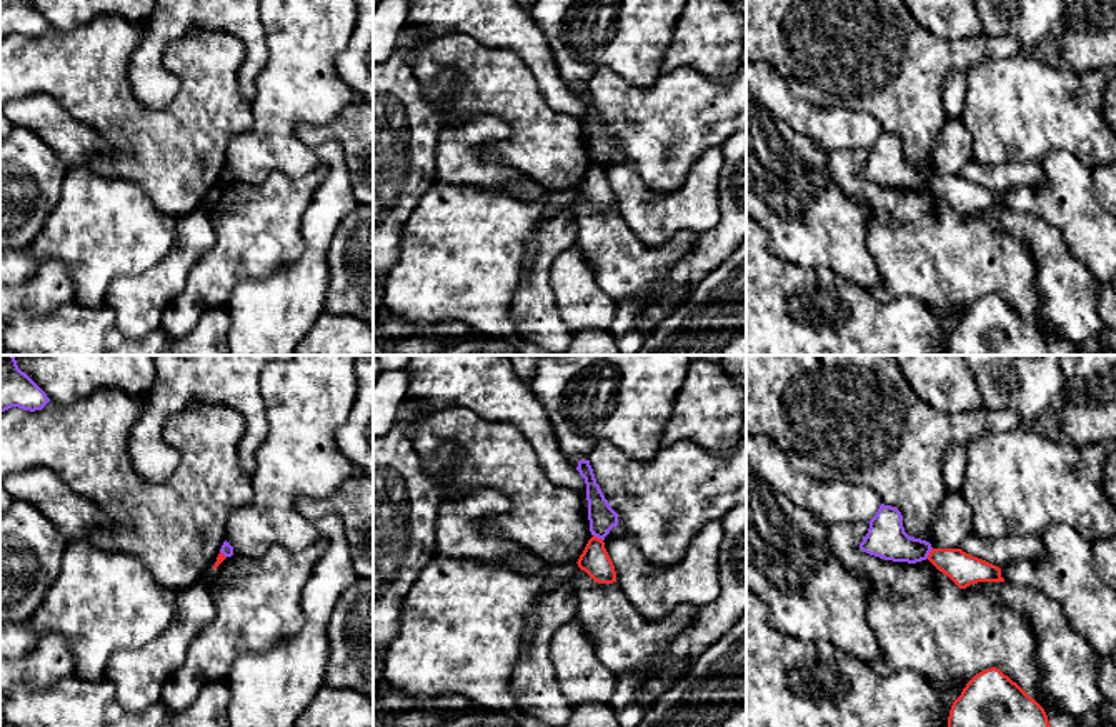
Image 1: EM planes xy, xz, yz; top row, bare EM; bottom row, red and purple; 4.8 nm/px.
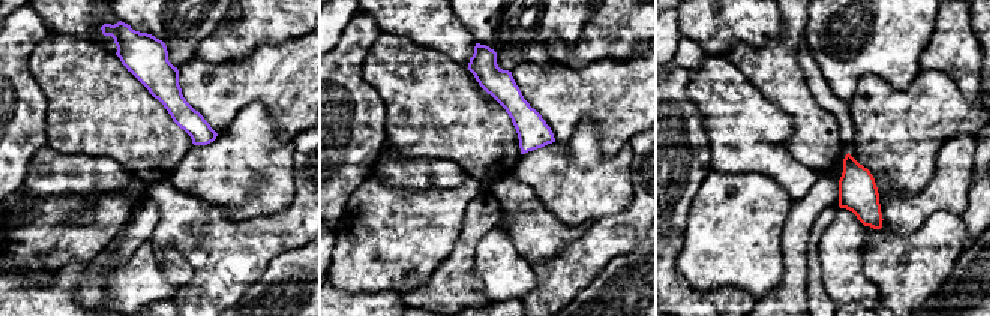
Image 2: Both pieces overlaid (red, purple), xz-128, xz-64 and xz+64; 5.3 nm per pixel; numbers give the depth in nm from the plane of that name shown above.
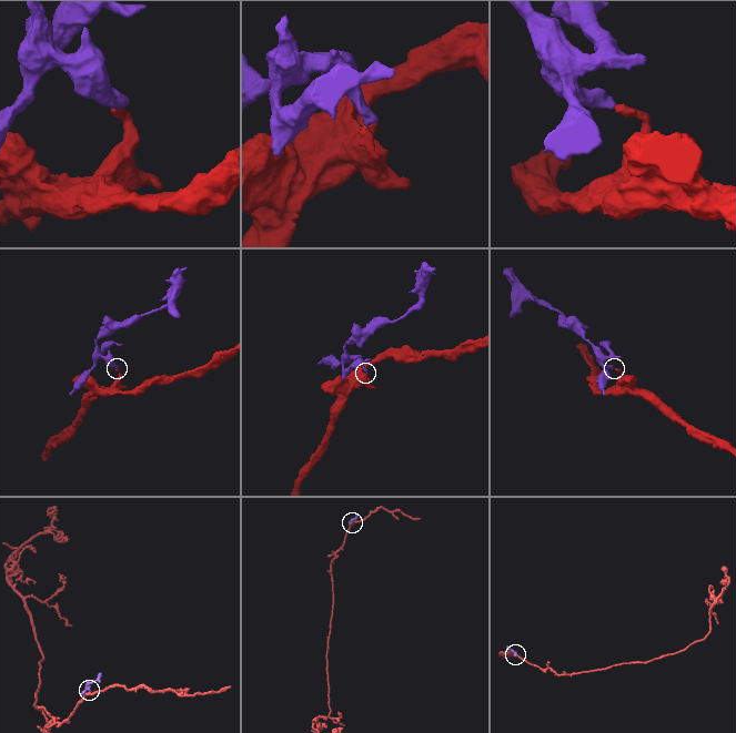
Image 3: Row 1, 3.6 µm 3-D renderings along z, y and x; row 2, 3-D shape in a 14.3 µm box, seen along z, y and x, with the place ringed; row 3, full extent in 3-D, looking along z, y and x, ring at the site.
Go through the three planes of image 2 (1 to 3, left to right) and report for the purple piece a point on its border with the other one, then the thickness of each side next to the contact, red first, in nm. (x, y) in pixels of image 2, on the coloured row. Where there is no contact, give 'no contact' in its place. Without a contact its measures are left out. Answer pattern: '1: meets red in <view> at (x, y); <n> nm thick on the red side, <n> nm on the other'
1: no contact
2: no contact
3: no contact

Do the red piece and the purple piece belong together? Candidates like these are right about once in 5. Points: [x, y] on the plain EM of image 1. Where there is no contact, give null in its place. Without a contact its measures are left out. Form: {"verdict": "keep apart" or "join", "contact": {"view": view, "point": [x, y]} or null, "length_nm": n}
{"verdict": "keep apart", "contact": {"view": "yz", "point": [930, 179]}, "length_nm": 60}

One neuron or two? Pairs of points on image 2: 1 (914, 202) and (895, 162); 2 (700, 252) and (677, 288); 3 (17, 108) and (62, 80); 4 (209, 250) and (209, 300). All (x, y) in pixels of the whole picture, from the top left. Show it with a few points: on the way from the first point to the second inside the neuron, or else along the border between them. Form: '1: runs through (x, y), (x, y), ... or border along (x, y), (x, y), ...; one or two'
1: border along (935, 168), (916, 192), (887, 189), (880, 195); two
2: border along (683, 241), (676, 271), (697, 288), (716, 289); two
3: border along (27, 59), (30, 75), (45, 101), (45, 126); two
4: runs through (209, 262), (209, 288); one

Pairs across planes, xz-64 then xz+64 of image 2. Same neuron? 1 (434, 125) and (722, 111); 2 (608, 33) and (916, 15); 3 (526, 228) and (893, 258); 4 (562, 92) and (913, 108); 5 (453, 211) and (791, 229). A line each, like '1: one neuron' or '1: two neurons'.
1: two neurons
2: two neurons
3: one neuron
4: one neuron
5: two neurons

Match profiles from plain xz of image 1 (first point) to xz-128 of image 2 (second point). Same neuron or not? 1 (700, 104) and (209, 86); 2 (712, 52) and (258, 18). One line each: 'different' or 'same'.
1: same
2: same

